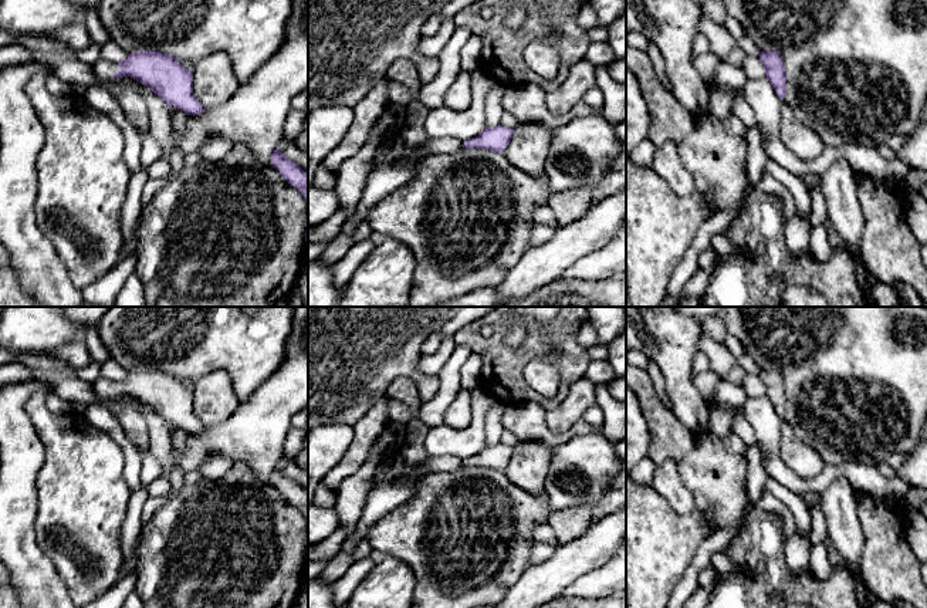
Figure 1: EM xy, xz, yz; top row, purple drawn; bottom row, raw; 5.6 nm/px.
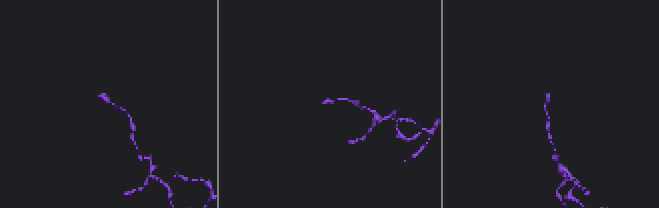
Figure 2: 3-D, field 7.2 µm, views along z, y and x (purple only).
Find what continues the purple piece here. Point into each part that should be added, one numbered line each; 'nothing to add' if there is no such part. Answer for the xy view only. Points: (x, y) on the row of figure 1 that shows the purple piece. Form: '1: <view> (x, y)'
1: xy (105, 70)

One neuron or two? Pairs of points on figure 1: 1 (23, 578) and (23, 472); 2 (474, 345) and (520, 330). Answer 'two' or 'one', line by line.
1: one
2: two

